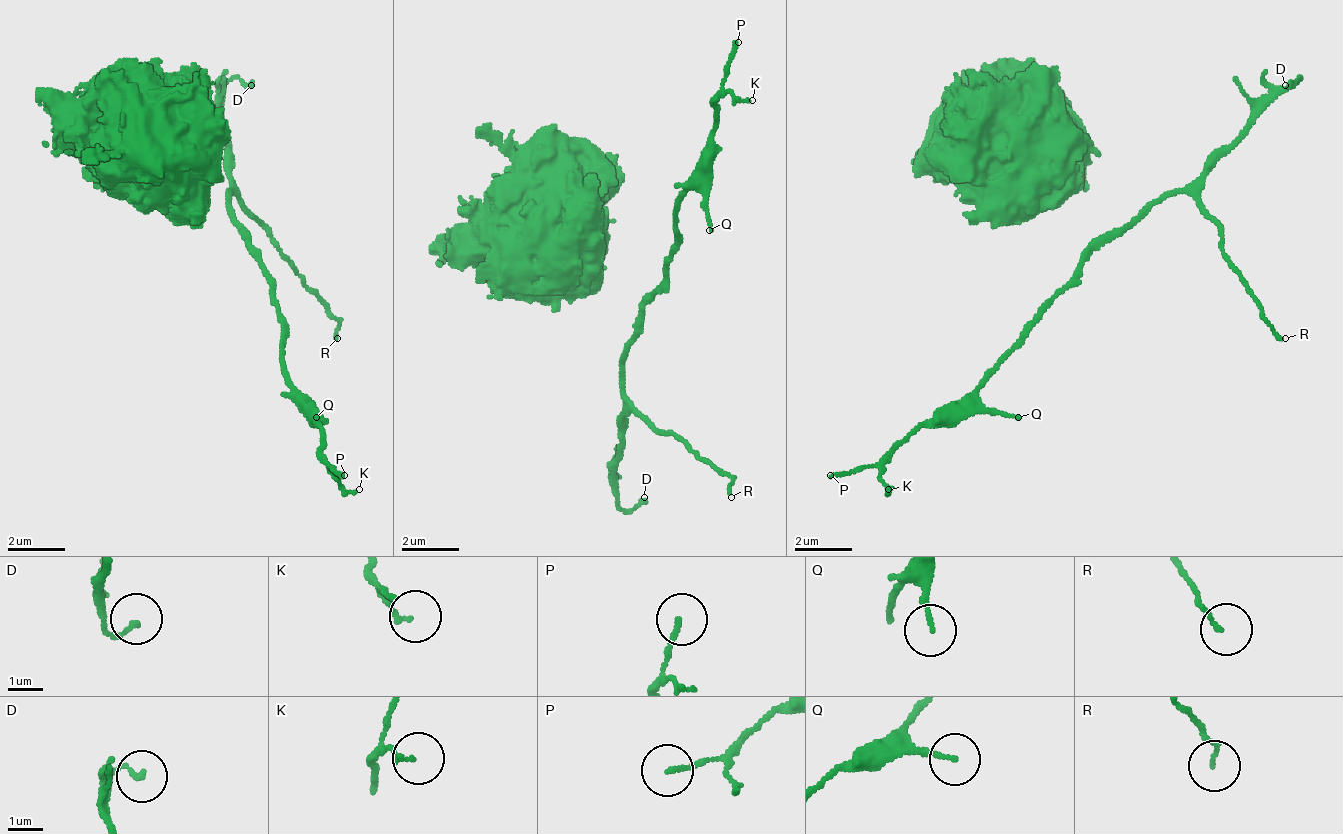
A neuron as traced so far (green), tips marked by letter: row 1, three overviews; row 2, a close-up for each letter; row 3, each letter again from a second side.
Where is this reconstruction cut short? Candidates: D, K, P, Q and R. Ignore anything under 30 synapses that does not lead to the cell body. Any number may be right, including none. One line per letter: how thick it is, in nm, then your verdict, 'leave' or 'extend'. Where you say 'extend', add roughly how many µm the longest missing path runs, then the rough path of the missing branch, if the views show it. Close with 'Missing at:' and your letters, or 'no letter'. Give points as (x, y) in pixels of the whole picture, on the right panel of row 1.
D: 140 nm | extend | 250 µm
K: 140 nm | leave
P: 120 nm | leave
Q: 150 nm | leave
R: 100 nm | leave
Missing at: D

